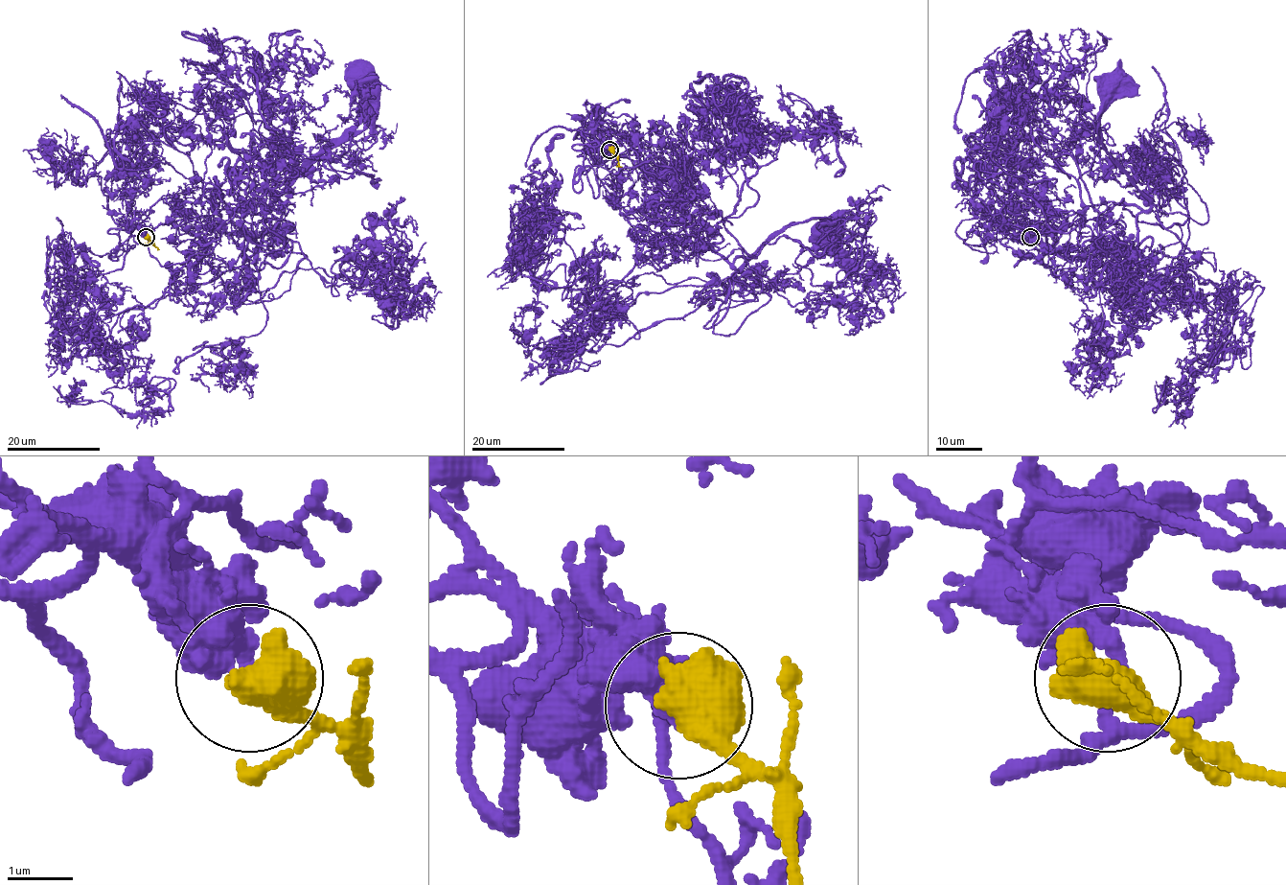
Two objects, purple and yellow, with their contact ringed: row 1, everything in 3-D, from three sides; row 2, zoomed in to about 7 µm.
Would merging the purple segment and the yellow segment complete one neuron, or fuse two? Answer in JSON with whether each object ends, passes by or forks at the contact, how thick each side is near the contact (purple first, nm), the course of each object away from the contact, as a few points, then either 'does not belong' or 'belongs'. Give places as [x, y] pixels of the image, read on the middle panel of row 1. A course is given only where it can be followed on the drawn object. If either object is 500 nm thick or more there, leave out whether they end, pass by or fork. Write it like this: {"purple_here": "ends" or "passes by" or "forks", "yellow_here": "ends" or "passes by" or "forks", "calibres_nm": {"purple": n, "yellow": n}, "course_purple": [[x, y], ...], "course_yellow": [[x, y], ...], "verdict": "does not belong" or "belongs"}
{"calibres_nm": {"purple": 360, "yellow": 800}, "course_purple": [[609, 150], [572, 148], [613, 174], [651, 160], [671, 168], [684, 229], [736, 270], [797, 222], [833, 228]], "course_yellow": [[609, 150], [624, 168]], "verdict": "belongs"}

